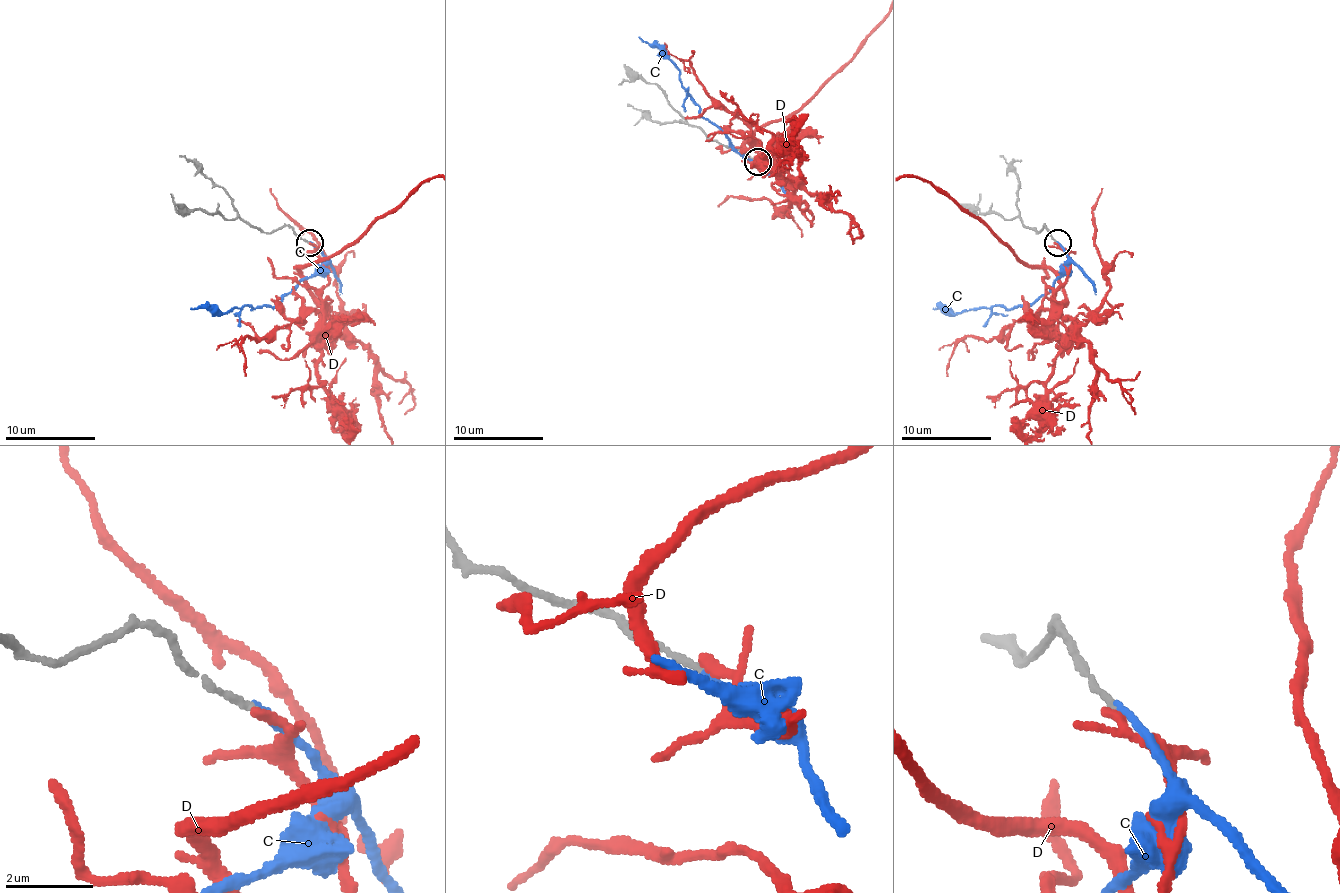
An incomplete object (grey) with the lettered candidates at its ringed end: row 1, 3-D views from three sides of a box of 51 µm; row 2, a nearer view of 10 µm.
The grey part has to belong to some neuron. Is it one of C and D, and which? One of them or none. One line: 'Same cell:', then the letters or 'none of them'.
Same cell: C

